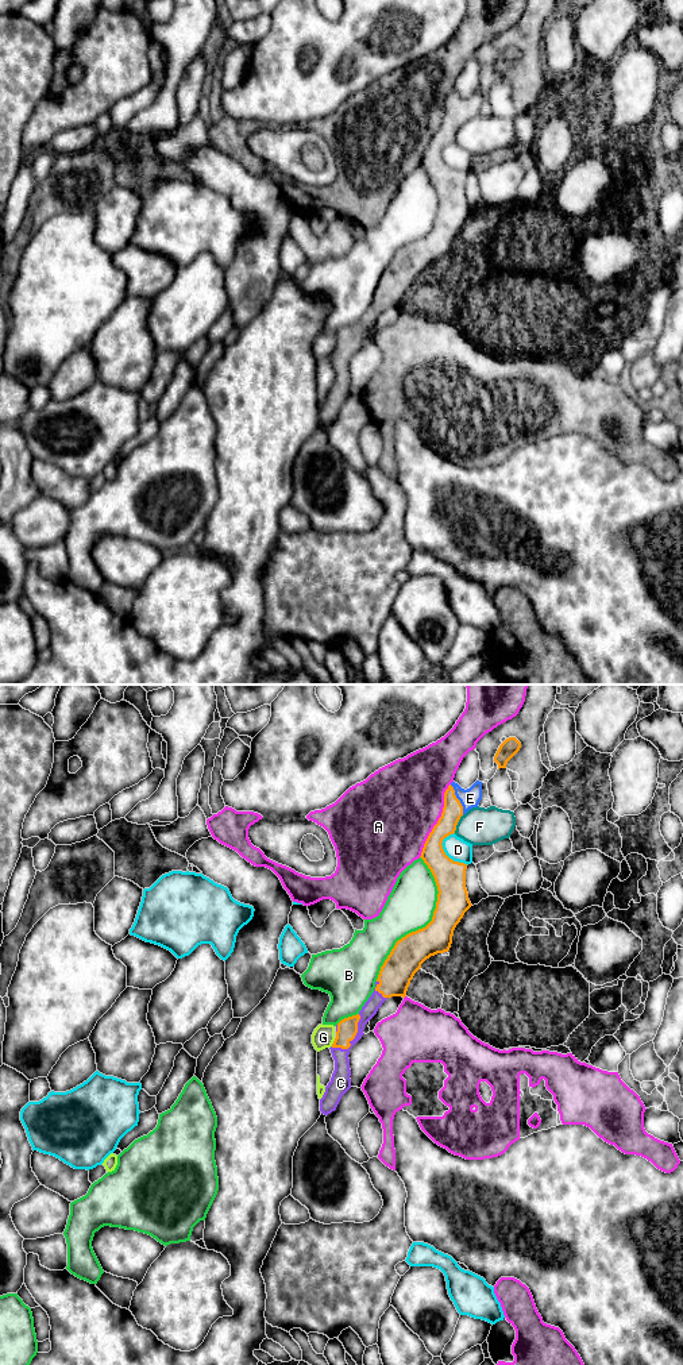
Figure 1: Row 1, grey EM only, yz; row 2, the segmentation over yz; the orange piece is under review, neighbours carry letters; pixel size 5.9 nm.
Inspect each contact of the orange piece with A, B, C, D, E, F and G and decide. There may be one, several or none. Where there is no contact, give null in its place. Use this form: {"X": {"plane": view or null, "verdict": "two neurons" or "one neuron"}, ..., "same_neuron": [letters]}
{"A": {"plane": "yz", "verdict": "two neurons"}, "B": {"plane": "yz", "verdict": "two neurons"}, "C": {"plane": "yz", "verdict": "one neuron"}, "D": {"plane": "yz", "verdict": "two neurons"}, "E": {"plane": "yz", "verdict": "one neuron"}, "F": {"plane": "yz", "verdict": "two neurons"}, "G": {"plane": "yz", "verdict": "two neurons"}, "same_neuron": ["C", "E"]}

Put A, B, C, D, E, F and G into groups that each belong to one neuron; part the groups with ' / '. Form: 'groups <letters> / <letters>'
groups A / B / C E / D / F / G

